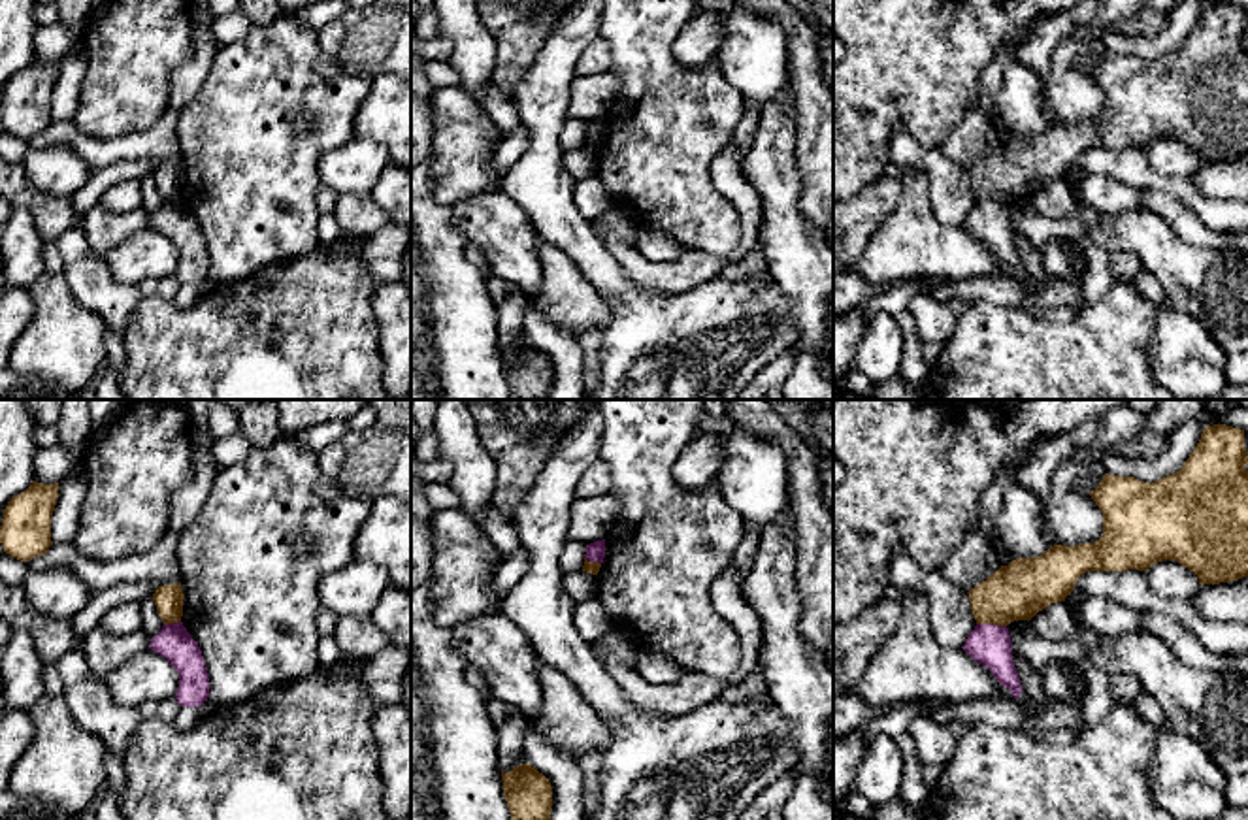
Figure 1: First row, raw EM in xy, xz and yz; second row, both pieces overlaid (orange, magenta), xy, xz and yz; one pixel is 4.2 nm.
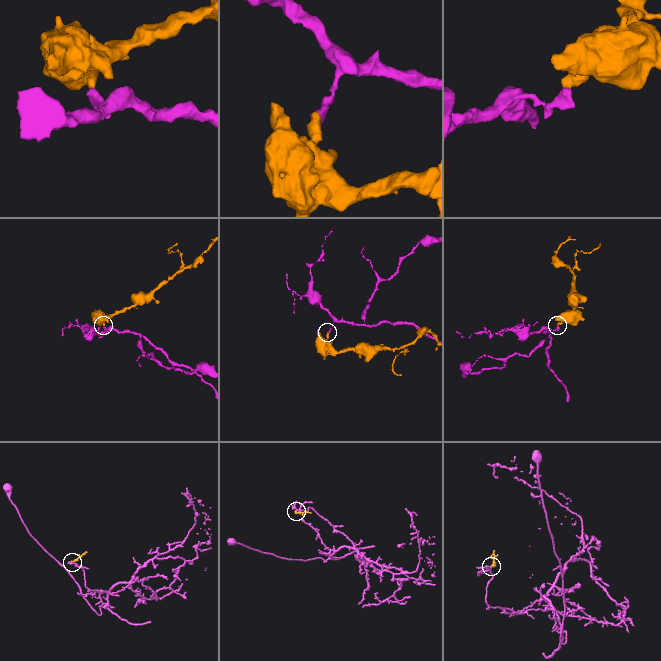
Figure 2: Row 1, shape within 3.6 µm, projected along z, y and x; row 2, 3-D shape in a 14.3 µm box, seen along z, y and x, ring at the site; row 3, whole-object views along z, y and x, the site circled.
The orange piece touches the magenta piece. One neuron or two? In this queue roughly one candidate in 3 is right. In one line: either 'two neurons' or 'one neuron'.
two neurons

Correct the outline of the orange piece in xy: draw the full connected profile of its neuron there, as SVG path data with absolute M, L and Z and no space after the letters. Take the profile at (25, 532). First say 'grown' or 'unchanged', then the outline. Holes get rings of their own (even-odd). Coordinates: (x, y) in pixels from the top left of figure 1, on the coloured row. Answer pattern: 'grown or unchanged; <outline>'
unchanged; M34 481L25 492L8 501L0 526L0 543L6 554L28 562L49 550L57 498L58 483L41 484Z

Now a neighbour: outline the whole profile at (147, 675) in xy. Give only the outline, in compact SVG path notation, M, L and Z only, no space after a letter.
M147 648L113 669L104 682L117 703L138 709L145 701L175 697L179 675L164 656Z

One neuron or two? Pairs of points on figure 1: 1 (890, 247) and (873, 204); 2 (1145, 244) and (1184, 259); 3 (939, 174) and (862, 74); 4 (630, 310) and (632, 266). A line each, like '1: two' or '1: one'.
1: two
2: one
3: two
4: two

